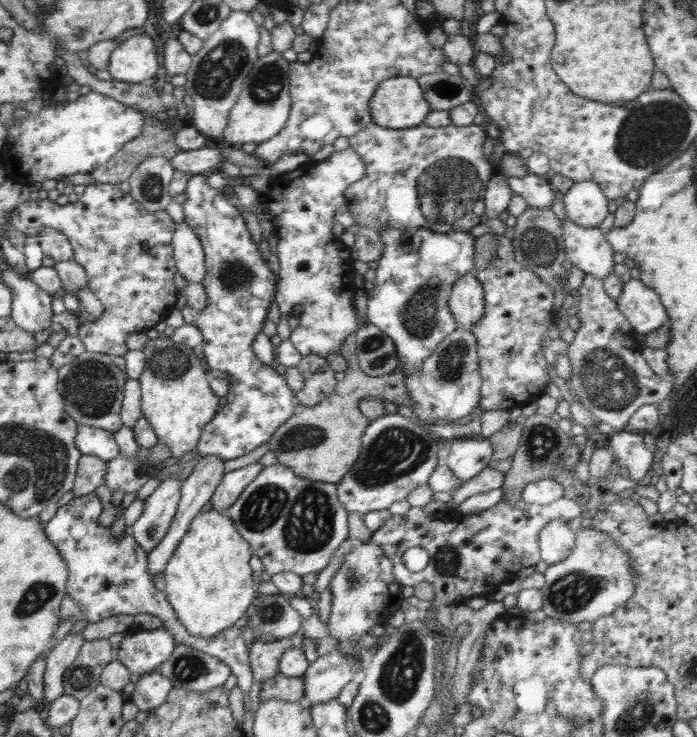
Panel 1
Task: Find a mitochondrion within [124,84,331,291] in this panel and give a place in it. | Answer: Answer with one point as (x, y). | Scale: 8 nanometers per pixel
(150, 187)

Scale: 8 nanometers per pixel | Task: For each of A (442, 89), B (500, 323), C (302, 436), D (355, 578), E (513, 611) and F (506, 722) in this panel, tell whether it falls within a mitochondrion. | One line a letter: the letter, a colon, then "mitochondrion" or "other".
A: mitochondrion
B: other
C: mitochondrion
D: mitochondrion
E: other
F: other

